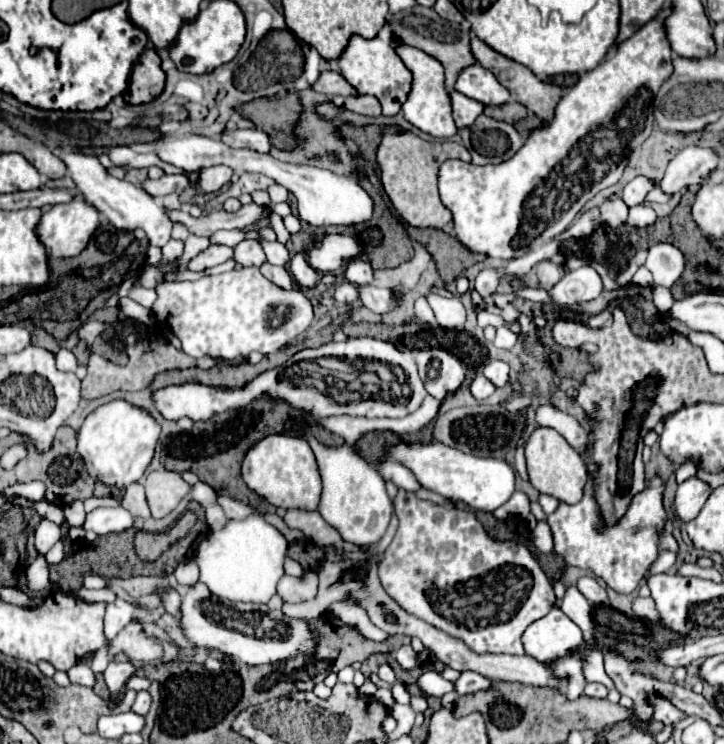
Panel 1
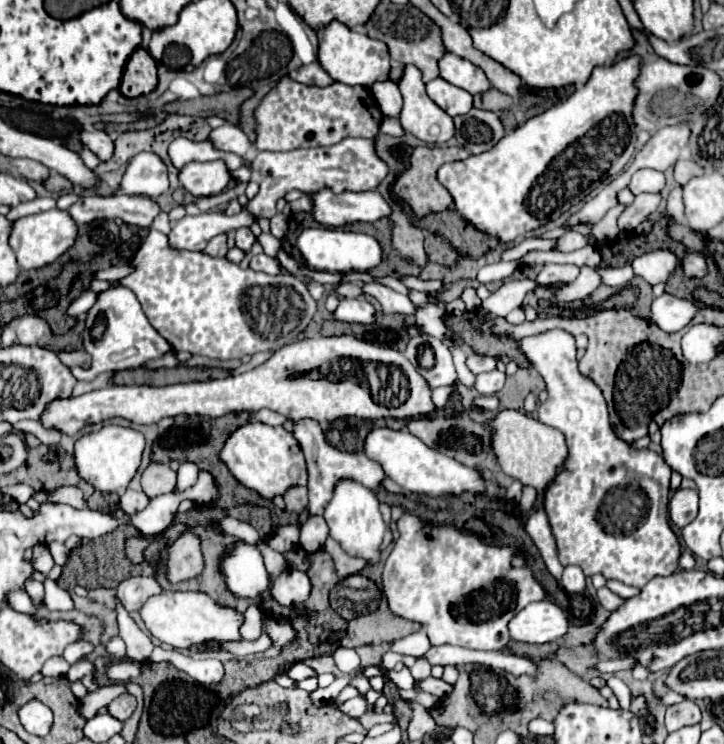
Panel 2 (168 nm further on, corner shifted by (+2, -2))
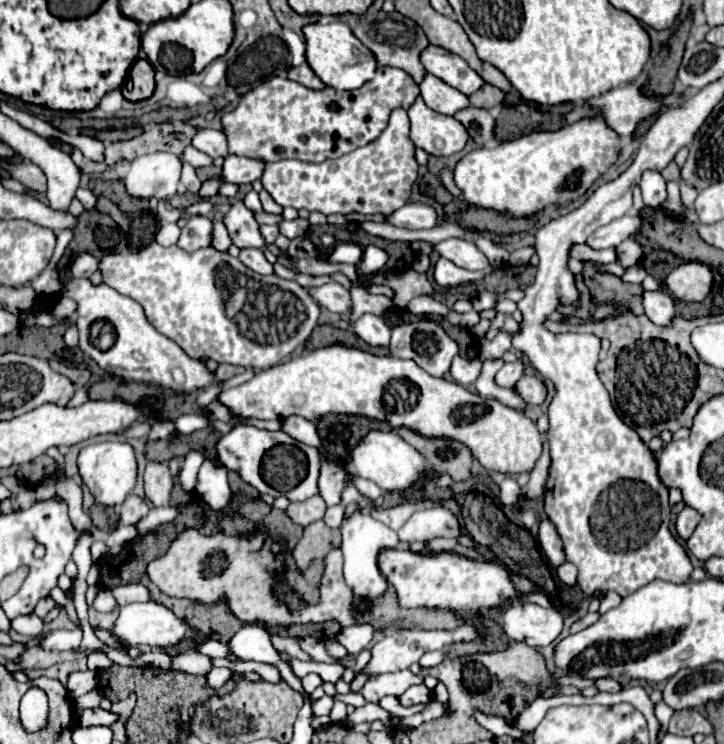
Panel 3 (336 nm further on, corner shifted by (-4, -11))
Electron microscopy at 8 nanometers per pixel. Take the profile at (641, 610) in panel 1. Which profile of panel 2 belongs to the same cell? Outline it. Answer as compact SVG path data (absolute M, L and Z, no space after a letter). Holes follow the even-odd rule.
M608 587L598 589L598 599L600 599L600 603L602 603L606 609L610 609L610 611L616 611L616 609L620 609L620 607L624 605L624 599L622 599L620 595L612 593Z

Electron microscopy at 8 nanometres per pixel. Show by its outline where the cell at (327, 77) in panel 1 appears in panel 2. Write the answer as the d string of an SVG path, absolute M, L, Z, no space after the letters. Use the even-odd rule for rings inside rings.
M320 63L300 67L294 79L302 85L316 85L316 87L328 87L334 83L334 79L320 67Z

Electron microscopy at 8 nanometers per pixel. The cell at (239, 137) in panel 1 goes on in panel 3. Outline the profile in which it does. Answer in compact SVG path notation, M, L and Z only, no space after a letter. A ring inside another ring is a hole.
M202 128L198 130L194 136L192 136L192 146L212 158L218 158L218 156L228 156L228 150L226 150L226 140L224 140L224 134L220 130L210 130L210 128Z

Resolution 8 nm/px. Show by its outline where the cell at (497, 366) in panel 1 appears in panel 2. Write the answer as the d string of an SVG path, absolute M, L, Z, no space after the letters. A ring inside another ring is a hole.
M472 353L466 361L468 369L472 373L486 373L486 371L494 371L496 369L496 359L494 357L486 357L486 355L478 355L478 353Z

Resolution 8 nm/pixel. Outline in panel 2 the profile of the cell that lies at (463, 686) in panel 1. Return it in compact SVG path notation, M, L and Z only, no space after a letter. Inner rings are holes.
M428 677L428 679L422 679L418 681L418 687L432 693L432 695L450 695L454 691L454 685L446 683L444 679L436 679L436 677Z

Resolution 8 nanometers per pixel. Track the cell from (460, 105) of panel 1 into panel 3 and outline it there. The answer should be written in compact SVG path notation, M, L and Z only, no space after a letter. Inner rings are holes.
M426 74L418 86L420 86L420 94L422 94L426 106L440 114L454 116L458 110L470 106L466 94L448 86L446 82L442 82L440 78L436 78L432 74Z

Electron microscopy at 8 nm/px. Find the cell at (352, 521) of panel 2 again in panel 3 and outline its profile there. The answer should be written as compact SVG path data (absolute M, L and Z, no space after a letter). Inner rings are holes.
M354 514L342 522L340 550L344 554L344 582L350 586L356 600L376 600L386 592L388 582L378 568L378 554L384 548L396 548L398 542L400 540L396 532L386 524L374 520L370 514Z

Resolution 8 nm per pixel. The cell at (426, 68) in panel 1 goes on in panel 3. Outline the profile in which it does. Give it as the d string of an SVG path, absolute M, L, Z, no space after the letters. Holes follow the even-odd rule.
M420 98L412 104L408 116L412 122L410 138L414 146L432 156L452 156L460 152L470 138L456 118L430 110Z

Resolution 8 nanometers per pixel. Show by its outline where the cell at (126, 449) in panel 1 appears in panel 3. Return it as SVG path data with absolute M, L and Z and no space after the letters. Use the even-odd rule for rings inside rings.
M98 442L80 450L78 472L98 504L120 506L136 484L136 458L128 442Z

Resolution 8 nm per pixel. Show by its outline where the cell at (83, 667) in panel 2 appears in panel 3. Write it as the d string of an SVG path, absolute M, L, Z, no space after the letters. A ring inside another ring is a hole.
M90 670L74 672L68 678L68 694L72 698L78 698L78 696L82 696L94 688L96 688L96 672L90 672Z

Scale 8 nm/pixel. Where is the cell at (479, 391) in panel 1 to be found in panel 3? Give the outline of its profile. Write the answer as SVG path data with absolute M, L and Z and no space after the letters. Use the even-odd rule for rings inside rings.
M520 358L516 362L506 362L502 370L496 374L496 384L504 388L514 388L516 380L520 380L522 374L524 374L524 362Z

